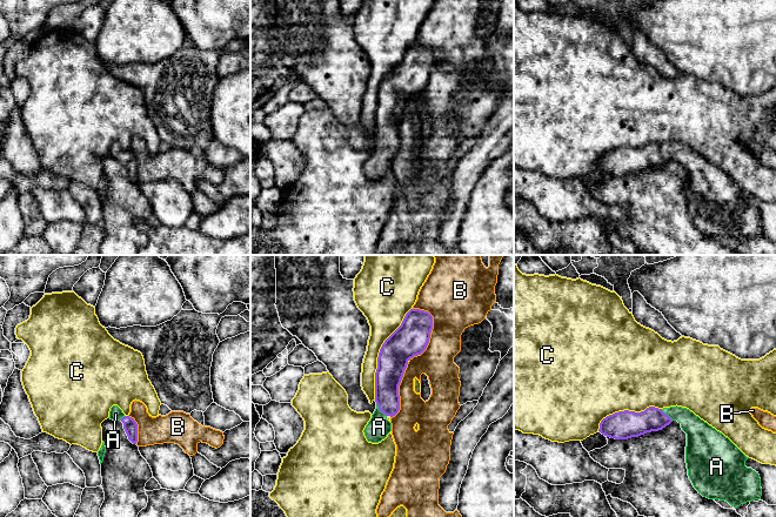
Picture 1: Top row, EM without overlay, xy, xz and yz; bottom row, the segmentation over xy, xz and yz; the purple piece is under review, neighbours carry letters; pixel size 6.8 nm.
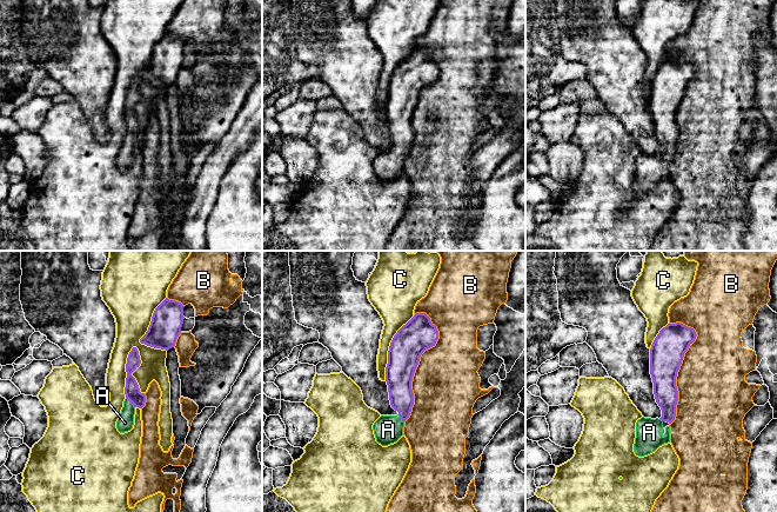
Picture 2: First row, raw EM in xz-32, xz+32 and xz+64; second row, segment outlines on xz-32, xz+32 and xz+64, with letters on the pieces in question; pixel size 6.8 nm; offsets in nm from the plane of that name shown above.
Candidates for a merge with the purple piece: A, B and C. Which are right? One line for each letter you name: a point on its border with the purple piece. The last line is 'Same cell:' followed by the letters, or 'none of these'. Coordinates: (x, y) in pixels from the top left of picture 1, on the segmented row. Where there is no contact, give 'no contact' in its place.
A: meets purple in xz at (380, 410)
Same cell: A

